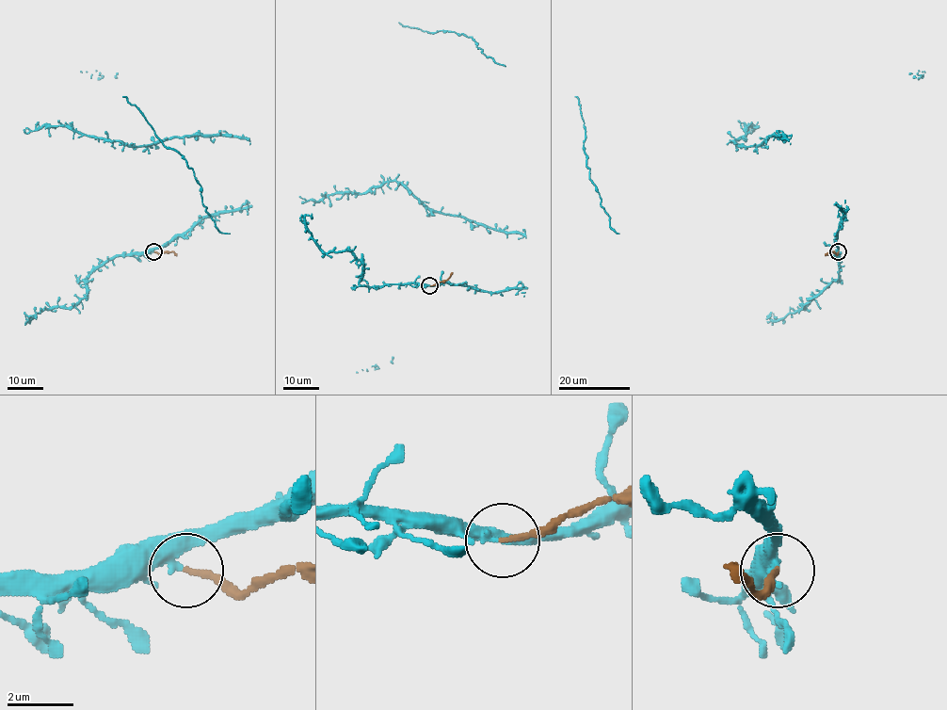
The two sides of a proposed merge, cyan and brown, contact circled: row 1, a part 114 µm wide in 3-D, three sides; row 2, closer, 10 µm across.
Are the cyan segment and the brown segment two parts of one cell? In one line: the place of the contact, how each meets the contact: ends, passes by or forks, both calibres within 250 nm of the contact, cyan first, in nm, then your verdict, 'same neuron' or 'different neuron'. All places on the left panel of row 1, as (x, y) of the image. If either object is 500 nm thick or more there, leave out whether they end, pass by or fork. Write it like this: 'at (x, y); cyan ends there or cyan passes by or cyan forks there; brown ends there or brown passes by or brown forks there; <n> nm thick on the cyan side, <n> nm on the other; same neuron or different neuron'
at (153, 251); cyan passes by; brown ends there; 280 nm thick on the cyan side, 160 nm on the other; different neuron

